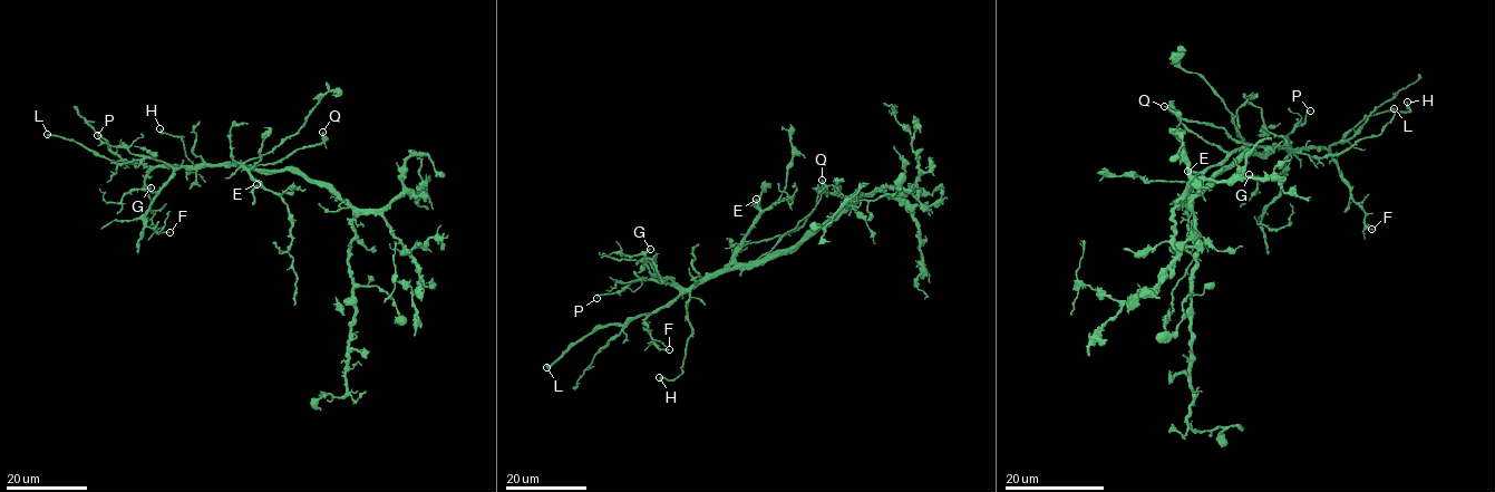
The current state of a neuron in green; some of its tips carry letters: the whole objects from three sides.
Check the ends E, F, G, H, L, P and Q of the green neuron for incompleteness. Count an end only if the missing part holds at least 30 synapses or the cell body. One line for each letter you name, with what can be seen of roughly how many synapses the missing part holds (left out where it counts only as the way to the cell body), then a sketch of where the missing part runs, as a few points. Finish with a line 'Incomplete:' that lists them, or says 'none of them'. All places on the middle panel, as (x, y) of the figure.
E: 35 syn | (756, 199), (759, 182), (756, 146), (760, 137), (761, 80), (766, 74)
Q: 30 syn | (822, 180), (815, 161), (798, 148), (799, 152), (804, 148)
Incomplete: E, L, Q

